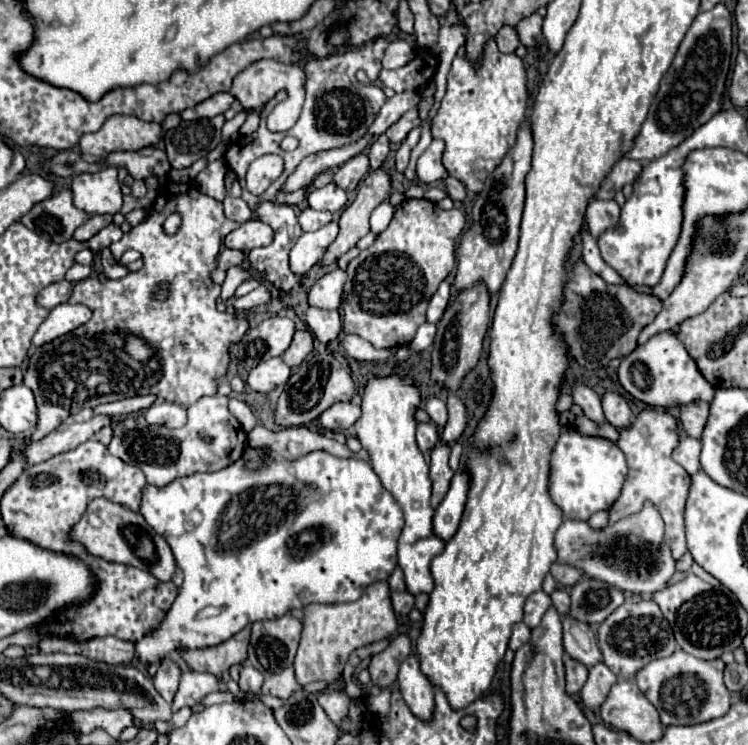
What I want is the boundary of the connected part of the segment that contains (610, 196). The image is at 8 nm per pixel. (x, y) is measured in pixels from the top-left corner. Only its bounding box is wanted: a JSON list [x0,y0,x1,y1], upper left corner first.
[598,158,642,200]

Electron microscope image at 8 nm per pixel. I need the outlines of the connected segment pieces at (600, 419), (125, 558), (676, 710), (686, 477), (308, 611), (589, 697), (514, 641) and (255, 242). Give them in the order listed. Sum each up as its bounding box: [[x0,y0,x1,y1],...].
[[574,384,606,424],[72,498,176,582],[636,648,732,726],[610,408,690,560],[294,582,396,686],[580,662,618,712],[510,622,530,650],[224,218,274,252]]

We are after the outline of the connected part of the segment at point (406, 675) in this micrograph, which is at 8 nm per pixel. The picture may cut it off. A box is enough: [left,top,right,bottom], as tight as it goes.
[398,654,434,722]

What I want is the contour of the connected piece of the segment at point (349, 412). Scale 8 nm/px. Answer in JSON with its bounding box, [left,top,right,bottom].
[316,402,360,432]

